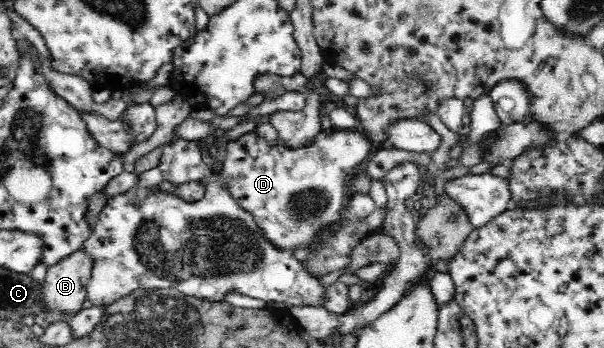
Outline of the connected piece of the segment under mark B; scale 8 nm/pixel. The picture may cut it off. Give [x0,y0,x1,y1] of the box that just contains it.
[40,248,94,315]

